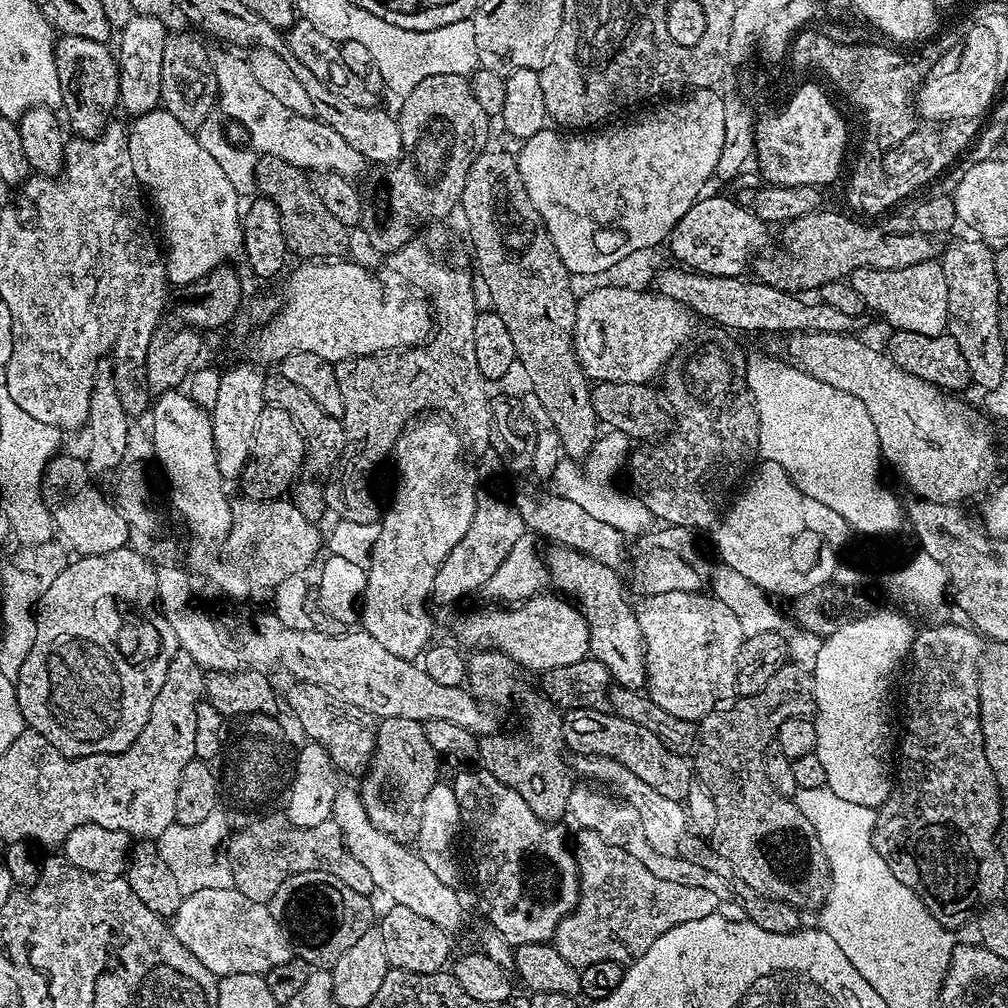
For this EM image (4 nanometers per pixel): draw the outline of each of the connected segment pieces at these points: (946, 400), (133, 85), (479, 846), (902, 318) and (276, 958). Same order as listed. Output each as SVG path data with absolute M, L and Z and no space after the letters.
M794 332L787 337L789 356L787 356L787 359L790 361L792 367L800 368L806 374L818 378L820 384L834 386L834 390L842 390L846 394L854 394L854 398L858 398L858 402L862 402L862 406L866 406L866 414L870 414L870 422L874 422L874 434L878 434L878 446L880 447L883 463L887 467L889 464L904 479L904 484L913 492L911 494L913 497L926 500L930 503L959 505L961 502L964 502L962 500L968 500L971 496L978 495L980 491L983 493L993 483L991 480L995 478L996 467L1000 464L1000 456L996 453L996 444L992 441L992 436L988 433L987 426L980 420L972 420L971 410L960 401L960 398L952 394L945 394L934 385L922 382L922 378L914 378L914 374L906 374L906 370L902 370L888 357L887 351L880 349L879 352L878 349L871 348L868 344L863 344L860 339L859 335L847 332Z
M139 14L129 15L124 29L119 29L120 52L120 103L121 109L129 112L129 117L145 116L147 112L157 111L162 90L162 50L166 39L166 29L163 22L153 16Z
M483 766L477 767L477 772L460 772L450 780L454 790L454 798L458 798L458 810L460 811L460 823L463 831L468 831L468 844L472 847L472 860L476 863L476 884L480 887L480 904L484 907L484 912L488 915L487 923L505 939L511 946L517 944L546 944L555 937L558 930L558 922L566 918L576 909L576 903L580 897L580 872L576 869L576 858L573 849L564 841L564 832L561 825L556 822L546 822L526 806L526 801L522 799L522 794L510 790L510 786L502 786L494 774L490 774Z
M927 260L898 270L859 268L852 273L850 282L854 286L854 290L858 290L858 294L862 294L869 309L873 313L876 311L889 324L889 329L898 332L910 330L914 334L926 334L927 336L945 335L948 326L948 291L946 290L946 274L943 263Z
M208 889L185 895L178 910L170 918L172 932L216 977L230 974L259 976L293 959L287 936L280 929L268 904L259 904L238 889Z

